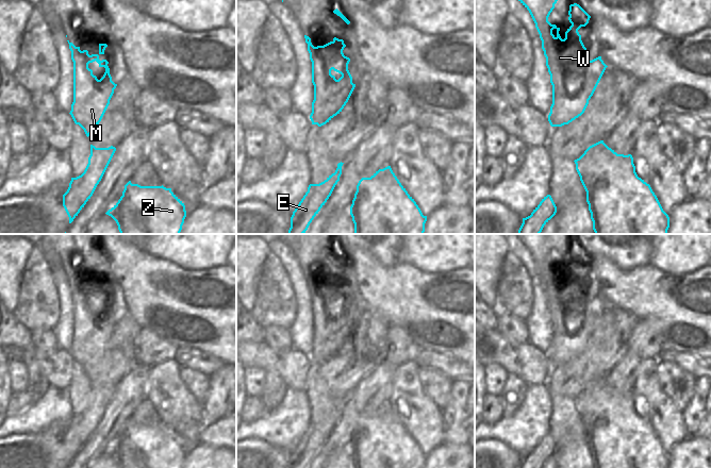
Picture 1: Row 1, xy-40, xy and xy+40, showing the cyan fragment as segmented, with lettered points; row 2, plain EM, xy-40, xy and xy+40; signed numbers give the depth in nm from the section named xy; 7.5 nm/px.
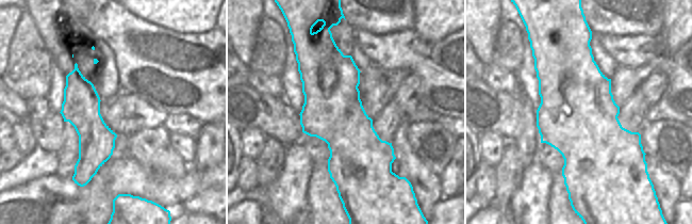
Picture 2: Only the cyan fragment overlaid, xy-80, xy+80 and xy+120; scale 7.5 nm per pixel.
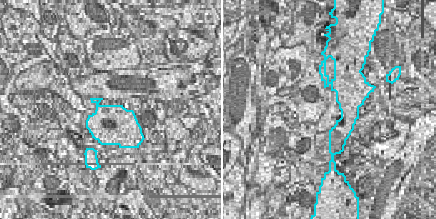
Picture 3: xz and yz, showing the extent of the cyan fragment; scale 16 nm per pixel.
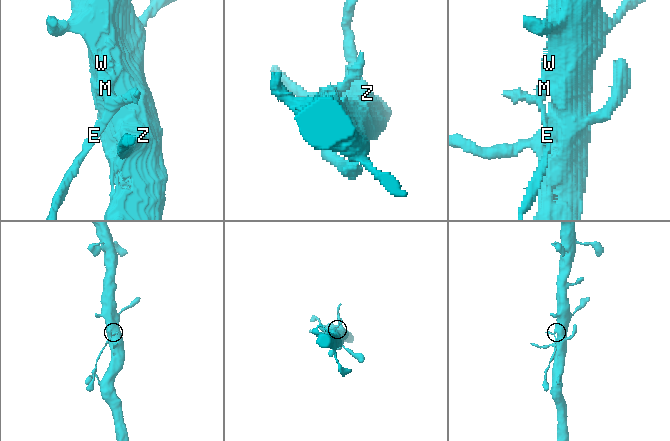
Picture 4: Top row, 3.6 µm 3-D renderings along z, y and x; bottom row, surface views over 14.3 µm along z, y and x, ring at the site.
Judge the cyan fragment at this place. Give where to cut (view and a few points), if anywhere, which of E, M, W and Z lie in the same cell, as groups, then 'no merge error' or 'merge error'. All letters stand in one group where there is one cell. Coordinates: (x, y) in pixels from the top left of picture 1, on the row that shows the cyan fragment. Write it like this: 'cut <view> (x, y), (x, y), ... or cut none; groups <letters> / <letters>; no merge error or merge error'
cut none; groups E M W Z; no merge error

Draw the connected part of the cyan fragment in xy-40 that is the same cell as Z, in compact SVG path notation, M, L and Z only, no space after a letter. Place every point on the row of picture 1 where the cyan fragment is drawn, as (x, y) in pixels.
M129 181L122 196L106 213L117 223L120 234L180 234L186 211L184 203L171 191L162 186L140 186Z

